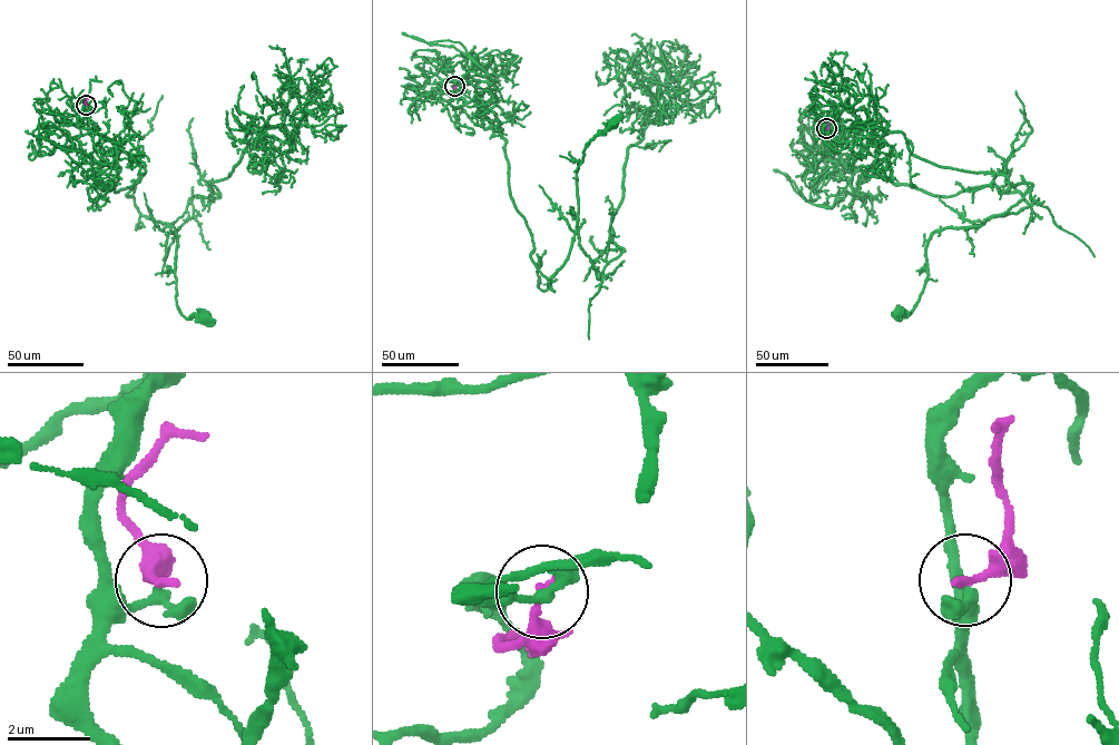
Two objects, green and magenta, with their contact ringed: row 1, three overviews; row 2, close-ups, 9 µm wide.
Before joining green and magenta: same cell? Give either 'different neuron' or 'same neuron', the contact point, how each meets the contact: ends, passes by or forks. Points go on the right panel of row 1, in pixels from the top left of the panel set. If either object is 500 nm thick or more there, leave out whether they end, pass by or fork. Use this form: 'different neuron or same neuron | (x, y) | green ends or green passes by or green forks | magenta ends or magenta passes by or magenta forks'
different neuron | (826, 128) | green passes by | magenta ends

